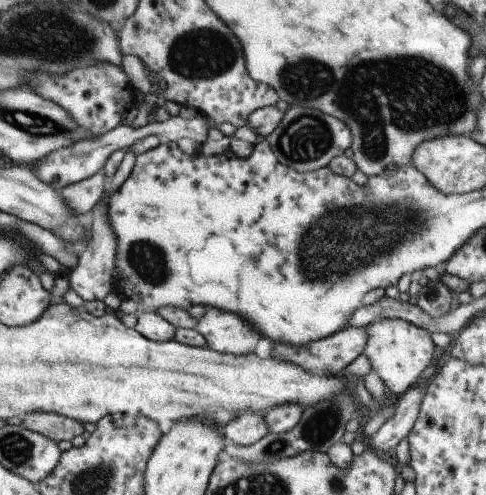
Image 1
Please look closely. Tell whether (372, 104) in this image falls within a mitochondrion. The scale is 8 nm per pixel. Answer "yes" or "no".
yes

